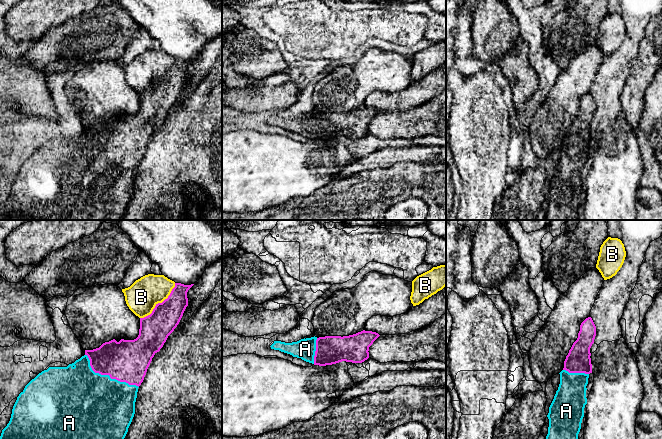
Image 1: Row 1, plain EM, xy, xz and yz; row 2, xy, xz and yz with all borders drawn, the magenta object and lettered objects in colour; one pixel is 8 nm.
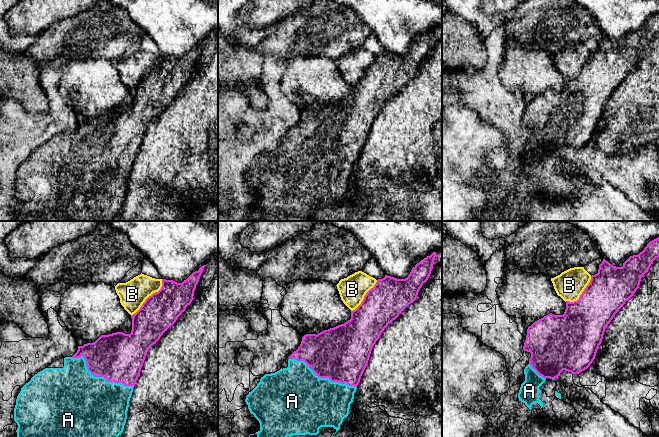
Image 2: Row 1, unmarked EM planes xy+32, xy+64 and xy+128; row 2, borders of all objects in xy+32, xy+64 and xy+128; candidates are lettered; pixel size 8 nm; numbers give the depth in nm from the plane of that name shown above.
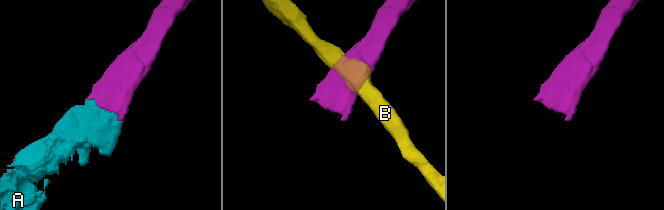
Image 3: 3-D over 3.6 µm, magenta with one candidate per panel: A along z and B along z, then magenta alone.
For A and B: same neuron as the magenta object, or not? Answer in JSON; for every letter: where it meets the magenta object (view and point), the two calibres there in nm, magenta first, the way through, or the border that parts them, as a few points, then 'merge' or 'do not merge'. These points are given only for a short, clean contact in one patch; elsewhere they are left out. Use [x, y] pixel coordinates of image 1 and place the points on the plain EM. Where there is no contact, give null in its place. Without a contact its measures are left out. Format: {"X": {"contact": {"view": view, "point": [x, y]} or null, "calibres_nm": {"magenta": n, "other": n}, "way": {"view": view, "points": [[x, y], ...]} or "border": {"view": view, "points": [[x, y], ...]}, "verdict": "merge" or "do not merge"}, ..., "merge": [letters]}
{"A": {"contact": {"view": "xy", "point": [108, 150]}, "calibres_nm": {"magenta": 340, "other": 460}, "verdict": "merge"}, "B": {"contact": {"view": "xy", "point": [159, 79]}, "calibres_nm": {"magenta": 240, "other": 260}, "verdict": "do not merge"}, "merge": ["A"]}

